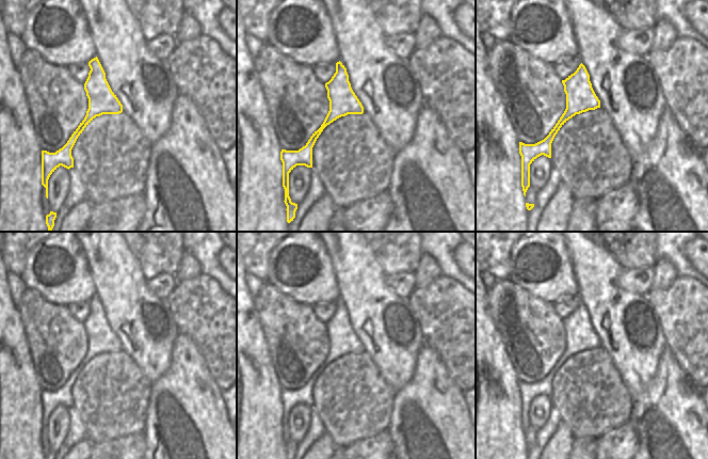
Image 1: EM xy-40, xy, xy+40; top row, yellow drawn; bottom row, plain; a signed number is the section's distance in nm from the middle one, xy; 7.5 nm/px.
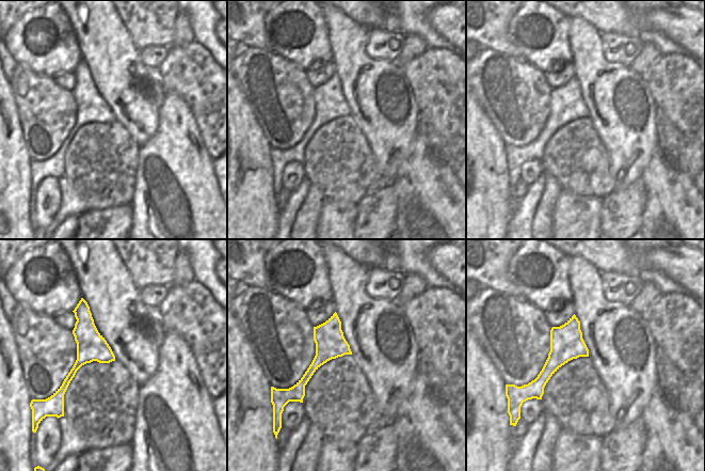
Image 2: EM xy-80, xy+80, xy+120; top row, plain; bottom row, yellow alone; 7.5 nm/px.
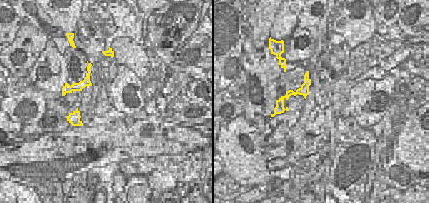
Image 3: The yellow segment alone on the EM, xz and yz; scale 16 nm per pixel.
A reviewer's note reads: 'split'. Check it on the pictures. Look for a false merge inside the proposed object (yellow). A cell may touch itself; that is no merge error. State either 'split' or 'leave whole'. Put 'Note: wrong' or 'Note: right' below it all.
leave whole
Note: wrong

